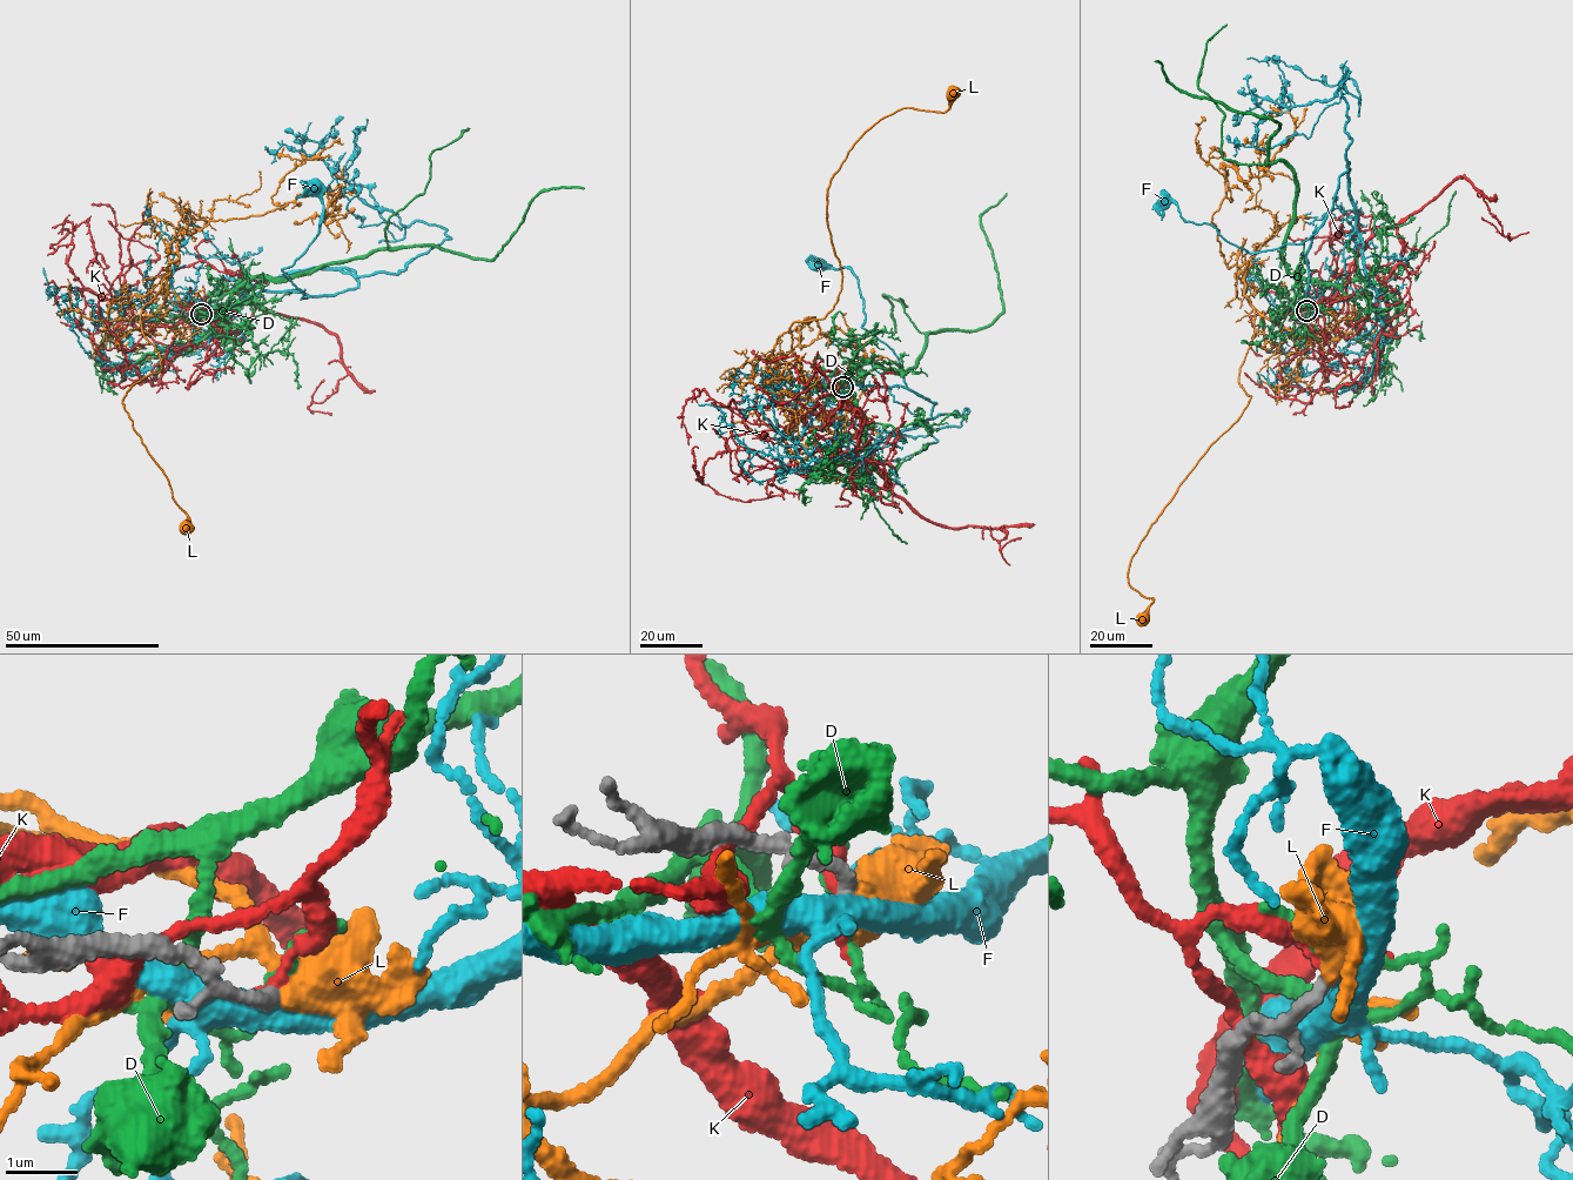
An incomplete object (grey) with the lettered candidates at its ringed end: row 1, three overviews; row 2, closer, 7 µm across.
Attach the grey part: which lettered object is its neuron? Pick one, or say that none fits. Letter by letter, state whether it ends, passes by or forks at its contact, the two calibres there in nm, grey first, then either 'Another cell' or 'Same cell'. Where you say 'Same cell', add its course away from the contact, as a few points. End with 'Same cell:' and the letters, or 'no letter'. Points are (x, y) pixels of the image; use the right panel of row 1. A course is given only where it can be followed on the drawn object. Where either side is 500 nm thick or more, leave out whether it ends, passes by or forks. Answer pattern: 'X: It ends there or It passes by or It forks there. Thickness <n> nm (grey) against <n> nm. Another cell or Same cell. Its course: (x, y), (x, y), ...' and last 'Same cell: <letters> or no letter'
D: It passes by. Thickness 170 nm (grey) against 100 nm. Another cell
F: It forks there. Thickness 180 nm (grey) against 360 nm. Another cell
K: It ends there. Thickness 170 nm (grey) against 180 nm. Another cell
L: It forks there. Thickness 180 nm (grey) against 360 nm. Another cell
Same cell: no letter

